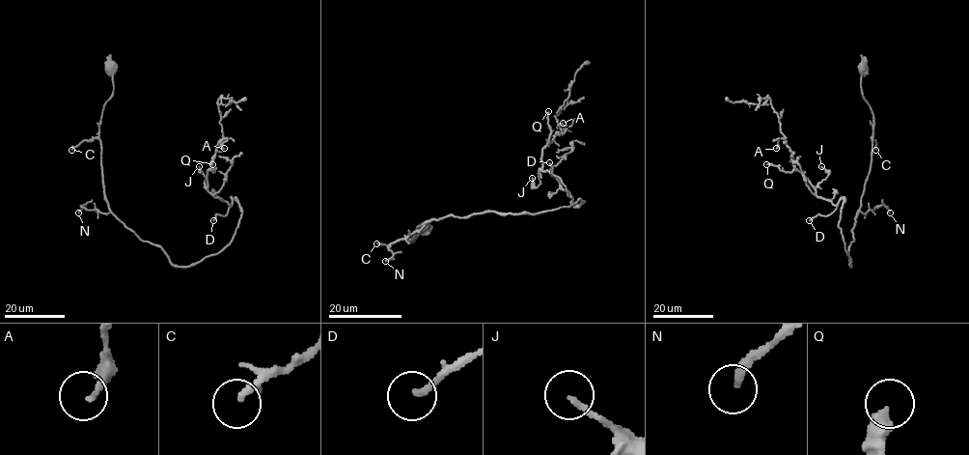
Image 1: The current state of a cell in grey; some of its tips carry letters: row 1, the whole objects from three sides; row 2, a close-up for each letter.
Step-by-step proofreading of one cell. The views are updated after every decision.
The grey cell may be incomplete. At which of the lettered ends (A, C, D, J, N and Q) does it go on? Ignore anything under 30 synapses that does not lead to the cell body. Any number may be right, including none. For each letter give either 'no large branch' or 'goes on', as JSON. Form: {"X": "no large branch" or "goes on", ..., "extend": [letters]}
{"A": "no large branch", "C": "goes on", "D": "goes on", "J": "no large branch", "N": "no large branch", "Q": "no large branch", "extend": ["C", "D"]}

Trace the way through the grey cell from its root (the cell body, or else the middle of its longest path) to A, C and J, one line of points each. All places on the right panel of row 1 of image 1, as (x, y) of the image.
A: (863, 70), (872, 155), (850, 267), (839, 226), (844, 200), (819, 198), (786, 140), (776, 148)
C: (863, 70), (861, 91), (872, 115), (872, 139), (875, 140), (875, 150)
J: (863, 70), (872, 155), (850, 267), (839, 226), (844, 200), (816, 194), (829, 173), (821, 166)

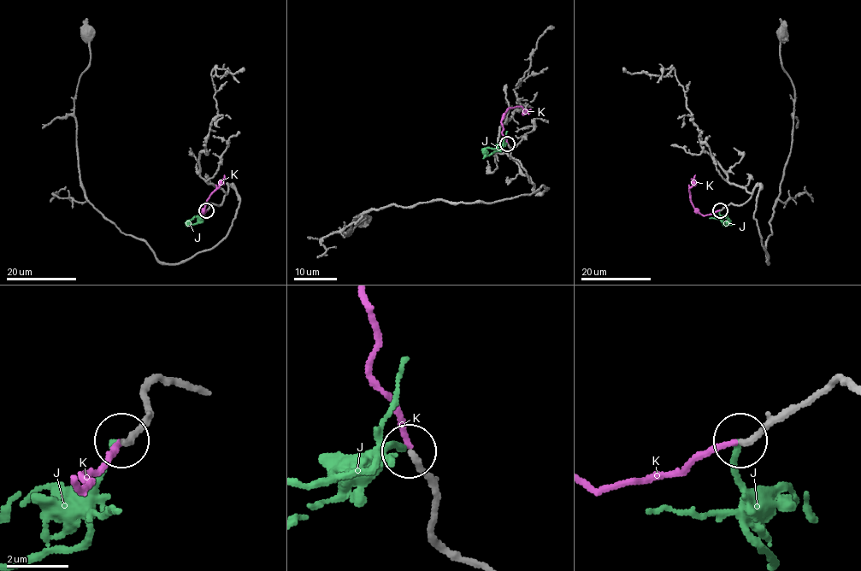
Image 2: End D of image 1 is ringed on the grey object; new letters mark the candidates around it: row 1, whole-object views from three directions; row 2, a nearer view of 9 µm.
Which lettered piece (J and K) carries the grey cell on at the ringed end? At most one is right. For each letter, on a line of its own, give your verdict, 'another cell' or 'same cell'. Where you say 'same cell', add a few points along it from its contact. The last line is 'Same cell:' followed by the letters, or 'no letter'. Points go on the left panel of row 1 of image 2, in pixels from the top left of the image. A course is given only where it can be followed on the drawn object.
J: another cell
K: same cell; course (206, 209), (201, 214), (208, 197), (221, 185), (224, 174)
Same cell: K

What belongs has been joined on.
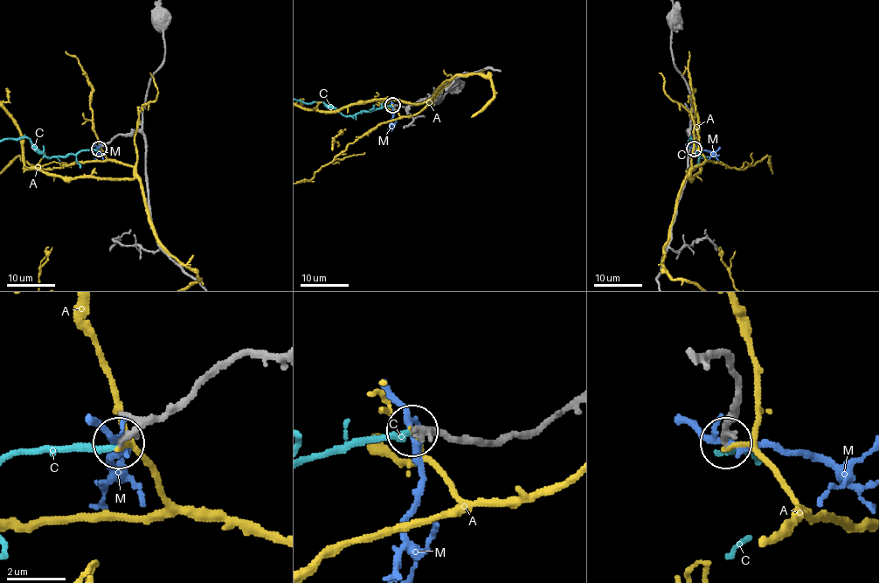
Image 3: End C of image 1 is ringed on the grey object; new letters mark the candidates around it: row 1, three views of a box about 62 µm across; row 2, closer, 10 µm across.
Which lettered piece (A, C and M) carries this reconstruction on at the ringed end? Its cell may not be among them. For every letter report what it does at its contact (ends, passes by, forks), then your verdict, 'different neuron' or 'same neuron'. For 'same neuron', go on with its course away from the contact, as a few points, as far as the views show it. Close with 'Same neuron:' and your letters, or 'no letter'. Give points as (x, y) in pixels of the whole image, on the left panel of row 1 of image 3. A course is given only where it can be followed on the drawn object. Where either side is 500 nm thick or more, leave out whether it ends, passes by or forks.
A: it passes by | different neuron
C: it ends | same neuron
M: it passes by | different neuron
Same neuron: C

